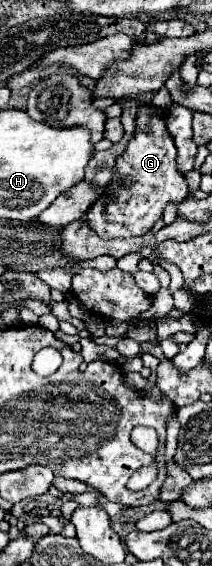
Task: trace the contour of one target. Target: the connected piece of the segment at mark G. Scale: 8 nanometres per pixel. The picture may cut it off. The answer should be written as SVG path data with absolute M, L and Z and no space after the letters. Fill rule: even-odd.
M140 107L136 117L136 133L128 141L126 151L116 157L112 181L106 185L106 197L98 199L86 213L86 221L104 239L134 237L144 235L162 217L168 203L180 205L188 197L186 177L178 171L176 145L166 131L164 119L152 107ZM130 175L134 179L132 187L122 187L120 179Z

